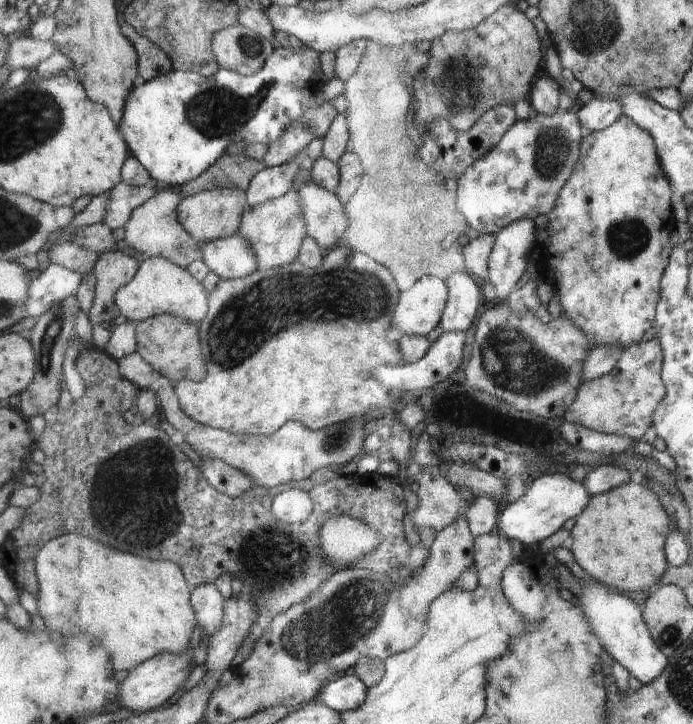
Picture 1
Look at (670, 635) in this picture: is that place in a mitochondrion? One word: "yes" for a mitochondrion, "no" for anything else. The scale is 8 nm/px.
yes

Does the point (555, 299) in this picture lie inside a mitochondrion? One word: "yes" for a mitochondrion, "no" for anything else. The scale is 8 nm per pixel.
no

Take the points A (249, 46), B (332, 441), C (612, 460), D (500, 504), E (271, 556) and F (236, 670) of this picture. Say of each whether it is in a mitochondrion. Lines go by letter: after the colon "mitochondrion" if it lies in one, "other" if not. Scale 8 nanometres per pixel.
A: mitochondrion
B: mitochondrion
C: other
D: other
E: mitochondrion
F: other

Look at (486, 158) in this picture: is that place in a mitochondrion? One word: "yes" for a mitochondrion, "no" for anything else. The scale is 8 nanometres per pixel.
no

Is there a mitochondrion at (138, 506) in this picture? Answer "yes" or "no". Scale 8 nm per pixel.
yes

